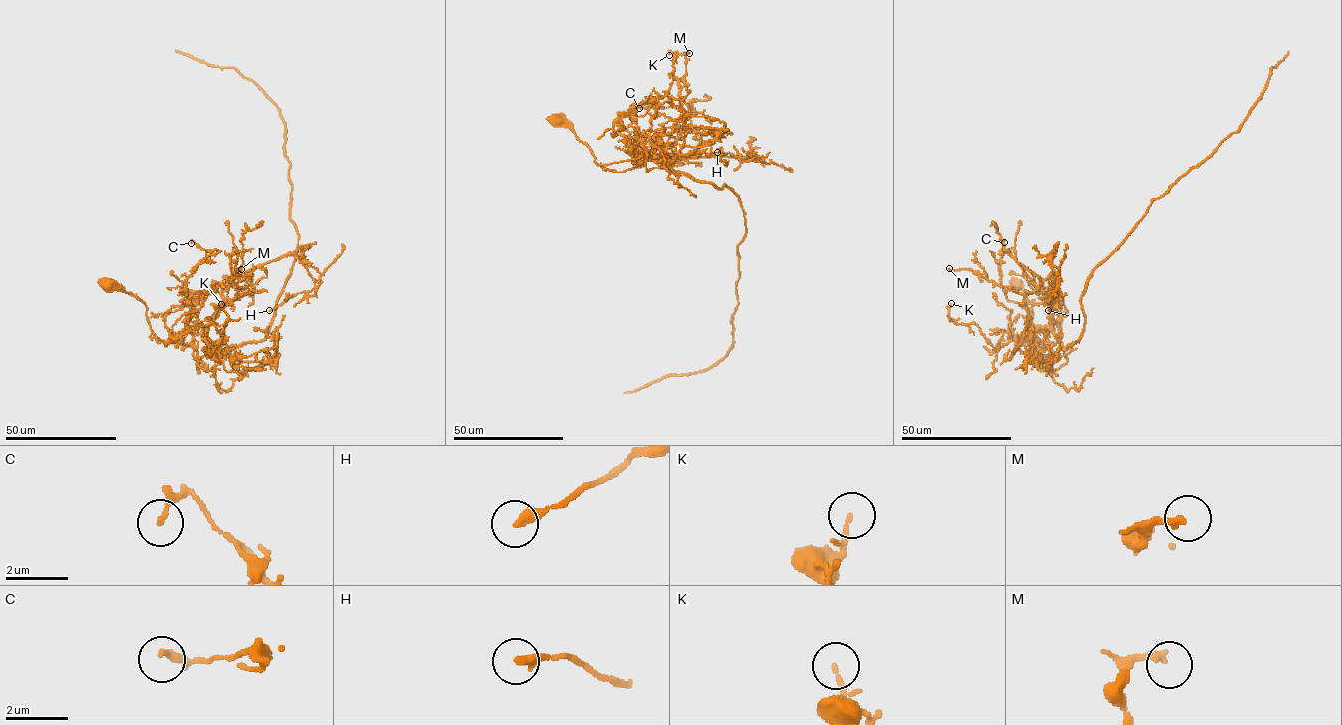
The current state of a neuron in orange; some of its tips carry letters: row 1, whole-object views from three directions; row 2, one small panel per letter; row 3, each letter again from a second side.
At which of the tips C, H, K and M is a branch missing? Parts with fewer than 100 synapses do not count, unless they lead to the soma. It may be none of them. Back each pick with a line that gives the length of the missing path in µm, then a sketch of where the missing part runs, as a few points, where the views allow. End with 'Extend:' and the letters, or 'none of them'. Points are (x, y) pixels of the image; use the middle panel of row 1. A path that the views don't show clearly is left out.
Extend: none of them

